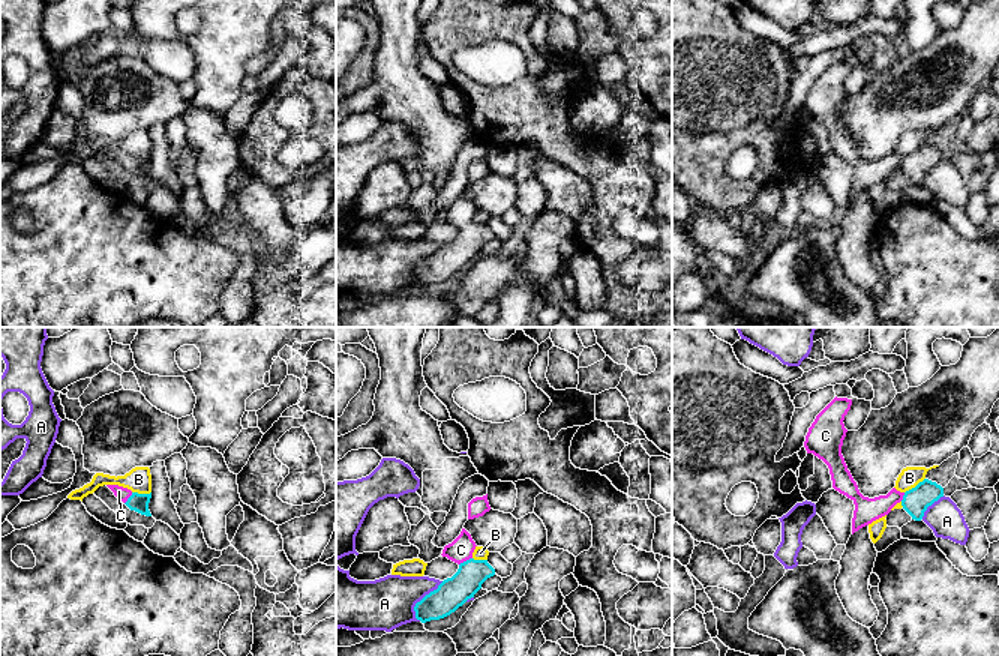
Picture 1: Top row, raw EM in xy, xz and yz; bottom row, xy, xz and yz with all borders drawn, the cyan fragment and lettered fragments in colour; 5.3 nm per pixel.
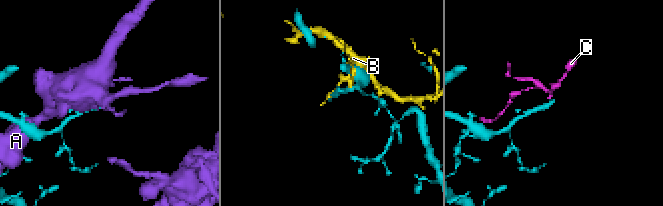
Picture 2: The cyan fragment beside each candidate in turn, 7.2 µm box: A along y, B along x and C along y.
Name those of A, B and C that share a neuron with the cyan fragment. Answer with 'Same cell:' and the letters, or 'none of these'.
Same cell: C

